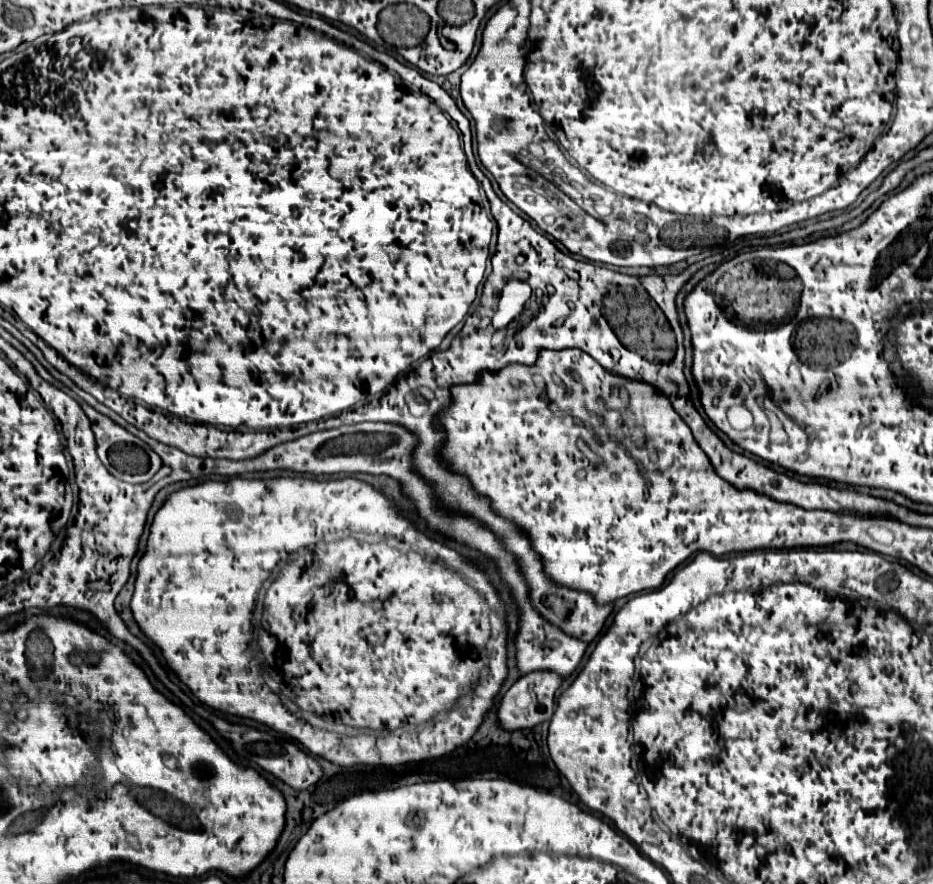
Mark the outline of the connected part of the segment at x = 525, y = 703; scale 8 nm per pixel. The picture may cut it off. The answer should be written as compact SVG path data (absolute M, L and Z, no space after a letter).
M538 671L538 673L530 673L520 677L502 697L500 707L496 711L498 715L498 725L504 731L518 731L518 729L532 729L538 723L550 721L552 713L554 713L554 693L560 687L562 679L554 673L548 671Z

